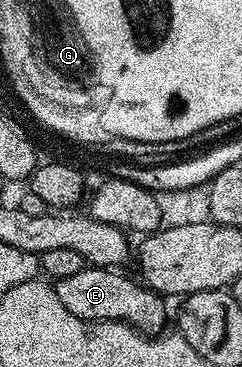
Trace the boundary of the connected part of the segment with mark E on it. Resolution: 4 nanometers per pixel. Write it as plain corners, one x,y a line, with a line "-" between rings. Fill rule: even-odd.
84,266
73,278
54,281
53,287
57,298
61,298
61,306
69,310
69,314
77,314
82,320
122,320
132,328
144,334
159,334
164,331
163,323
167,320
167,308
164,297
152,292
138,279
130,280
119,270
109,268
93,268

